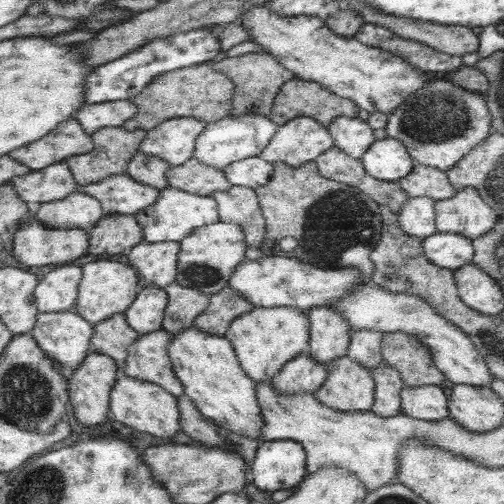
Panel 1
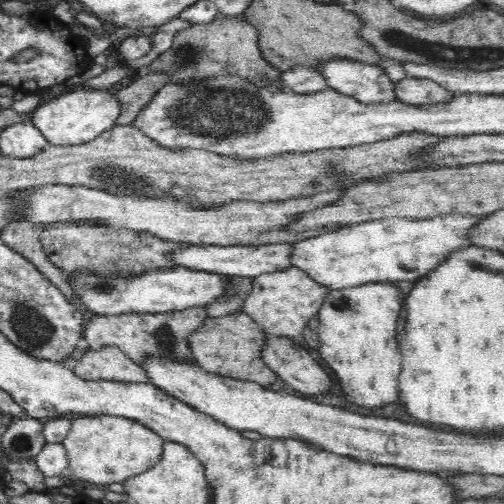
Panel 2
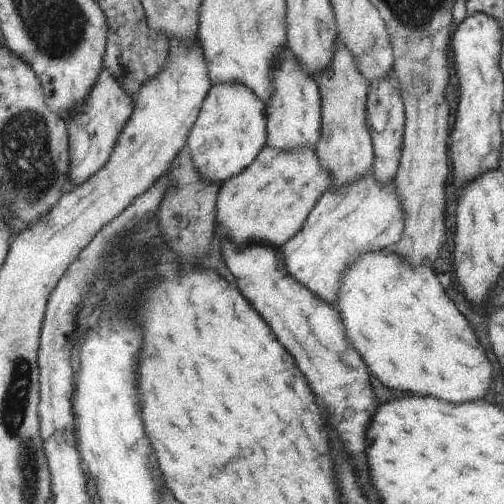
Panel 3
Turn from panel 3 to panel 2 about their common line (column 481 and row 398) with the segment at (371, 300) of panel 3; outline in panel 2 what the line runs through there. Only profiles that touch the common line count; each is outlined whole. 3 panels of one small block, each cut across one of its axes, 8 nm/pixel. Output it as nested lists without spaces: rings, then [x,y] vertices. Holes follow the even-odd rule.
[[[368,282],[346,290],[332,290],[318,312],[318,352],[338,374],[344,394],[360,406],[384,406],[398,398],[400,354],[396,344],[398,314],[402,312],[398,282]]]

